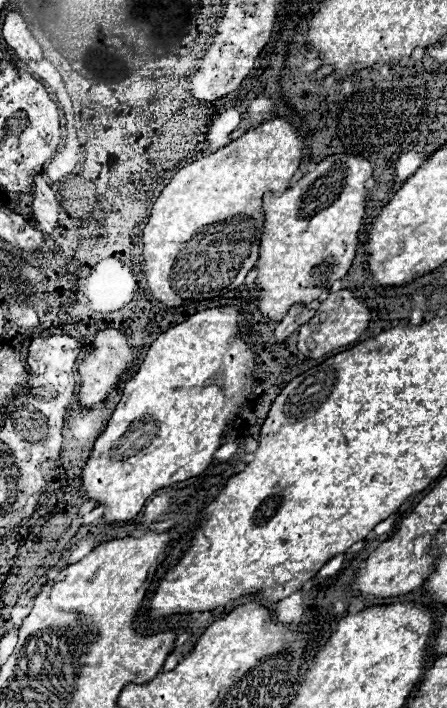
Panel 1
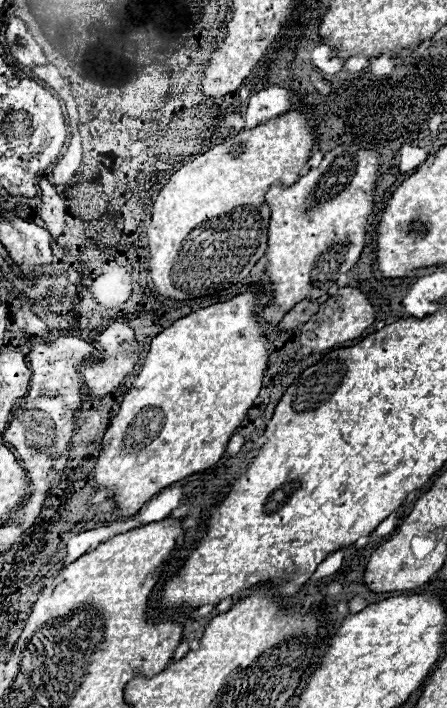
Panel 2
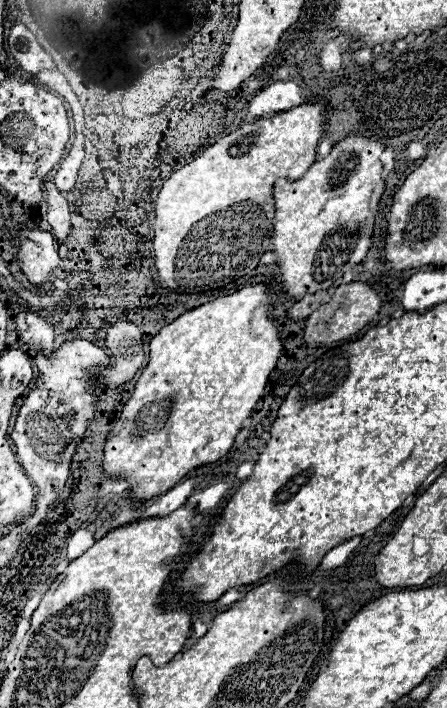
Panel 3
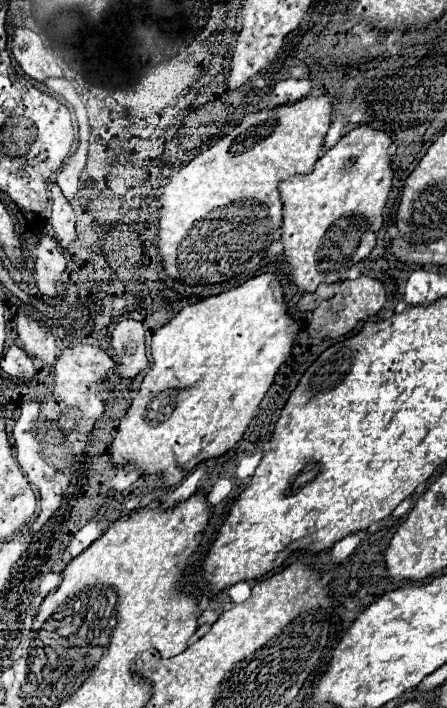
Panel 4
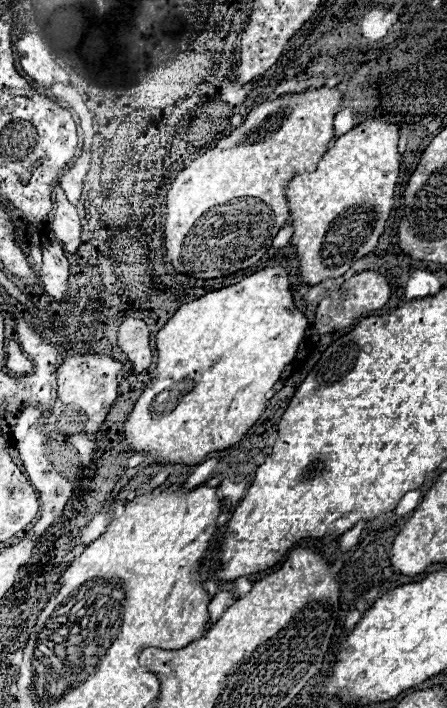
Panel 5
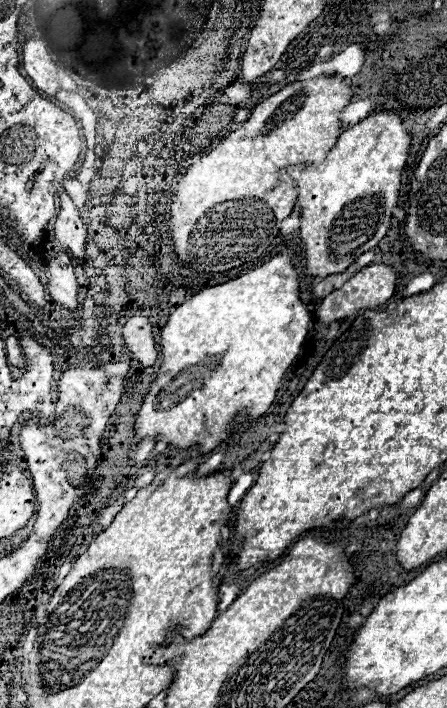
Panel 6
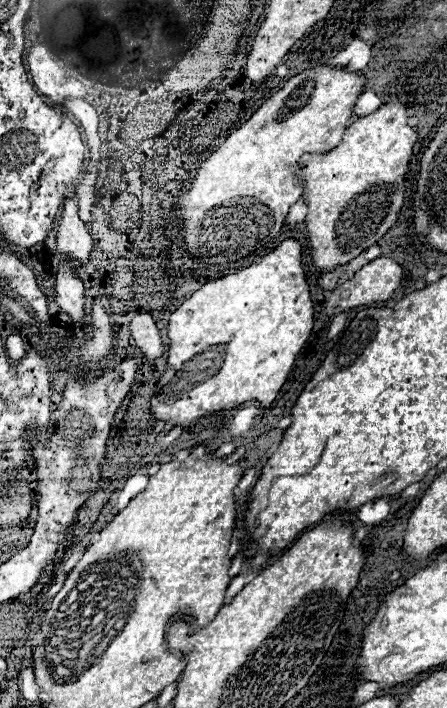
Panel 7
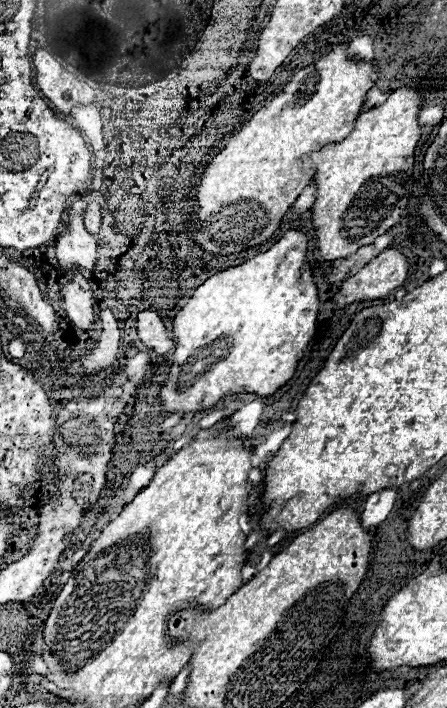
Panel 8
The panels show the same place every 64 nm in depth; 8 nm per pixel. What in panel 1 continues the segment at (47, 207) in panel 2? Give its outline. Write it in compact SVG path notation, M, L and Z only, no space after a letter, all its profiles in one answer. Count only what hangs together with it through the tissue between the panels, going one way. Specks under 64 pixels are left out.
M38 174L34 178L34 192L32 192L32 212L36 220L36 228L44 234L50 234L58 226L58 200L50 186L46 184L44 176Z

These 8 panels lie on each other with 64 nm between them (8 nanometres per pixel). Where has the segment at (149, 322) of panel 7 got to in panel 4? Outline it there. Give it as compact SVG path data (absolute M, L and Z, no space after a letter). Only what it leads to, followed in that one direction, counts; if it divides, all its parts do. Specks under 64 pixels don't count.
M122 320L112 330L112 348L116 352L116 374L118 378L134 378L148 368L144 326L136 320Z

